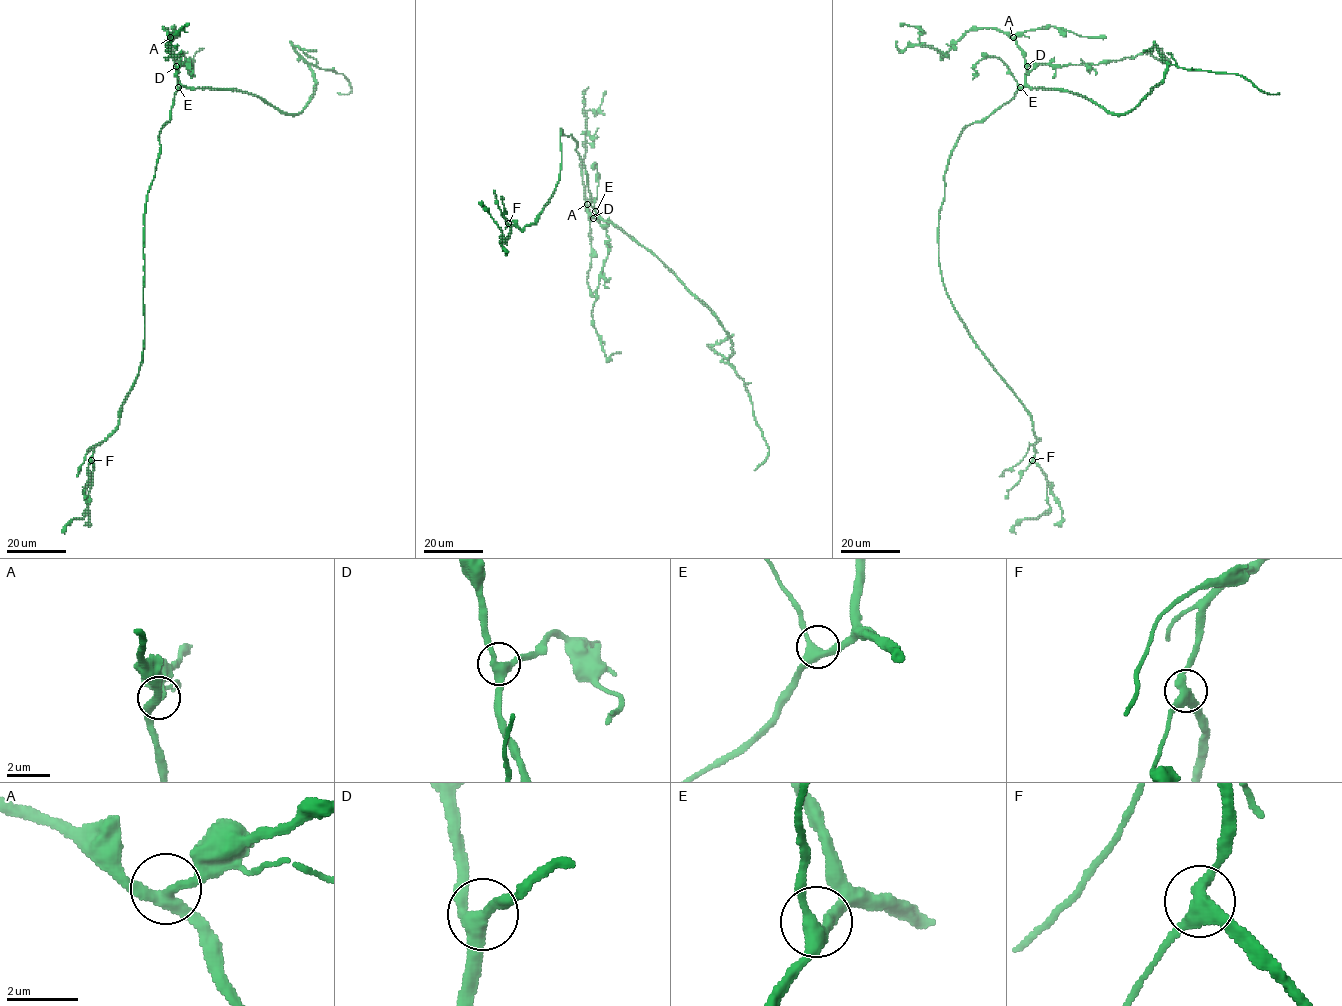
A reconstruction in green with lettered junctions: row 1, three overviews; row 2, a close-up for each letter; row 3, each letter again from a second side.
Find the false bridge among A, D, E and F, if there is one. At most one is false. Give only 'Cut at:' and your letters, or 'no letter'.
Cut at: no letter

